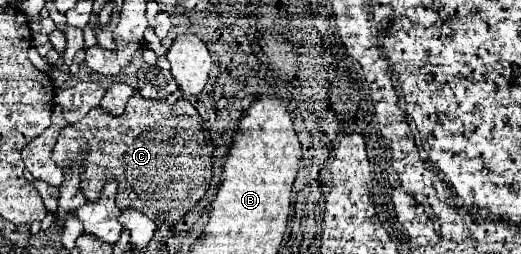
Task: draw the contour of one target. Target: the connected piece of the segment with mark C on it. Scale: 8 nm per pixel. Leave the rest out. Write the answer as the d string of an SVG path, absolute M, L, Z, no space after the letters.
M138 90L128 100L124 114L106 114L100 106L90 110L82 120L68 124L52 150L54 164L64 172L74 164L82 168L80 190L88 201L96 201L106 180L118 182L116 206L134 204L154 218L158 226L178 224L200 202L206 206L214 170L222 170L234 144L234 128L240 118L216 114L216 96L188 96L180 90L164 100L146 100Z

